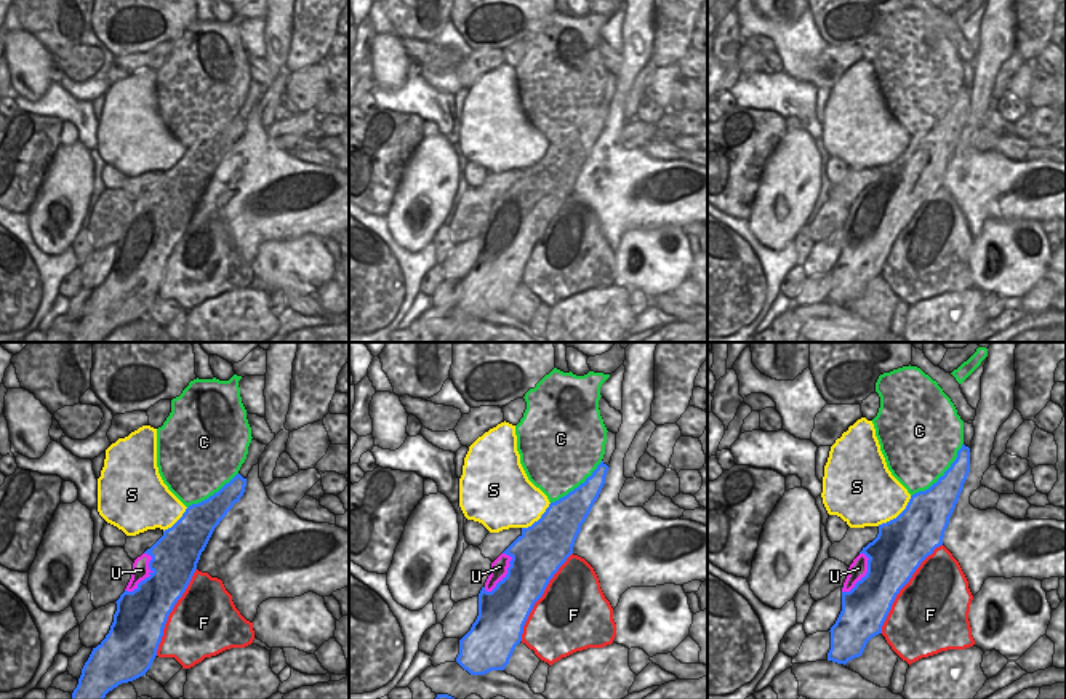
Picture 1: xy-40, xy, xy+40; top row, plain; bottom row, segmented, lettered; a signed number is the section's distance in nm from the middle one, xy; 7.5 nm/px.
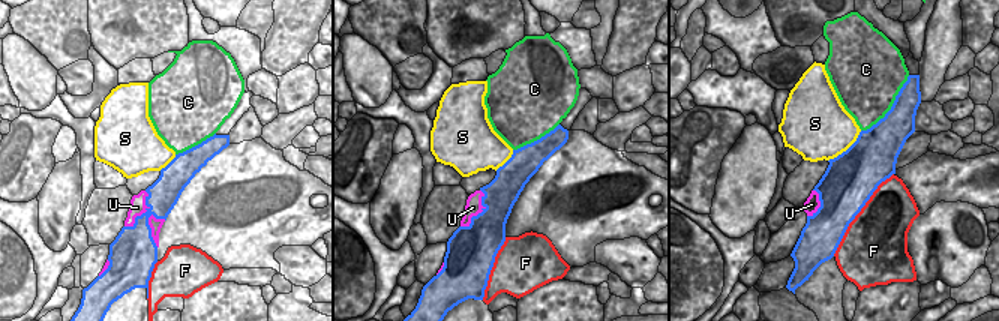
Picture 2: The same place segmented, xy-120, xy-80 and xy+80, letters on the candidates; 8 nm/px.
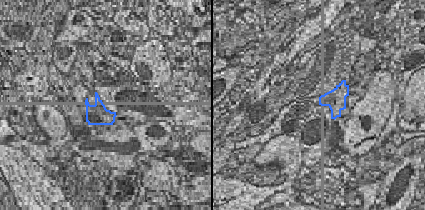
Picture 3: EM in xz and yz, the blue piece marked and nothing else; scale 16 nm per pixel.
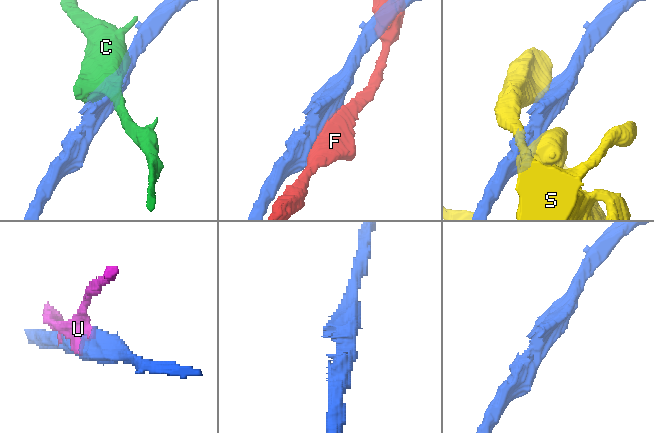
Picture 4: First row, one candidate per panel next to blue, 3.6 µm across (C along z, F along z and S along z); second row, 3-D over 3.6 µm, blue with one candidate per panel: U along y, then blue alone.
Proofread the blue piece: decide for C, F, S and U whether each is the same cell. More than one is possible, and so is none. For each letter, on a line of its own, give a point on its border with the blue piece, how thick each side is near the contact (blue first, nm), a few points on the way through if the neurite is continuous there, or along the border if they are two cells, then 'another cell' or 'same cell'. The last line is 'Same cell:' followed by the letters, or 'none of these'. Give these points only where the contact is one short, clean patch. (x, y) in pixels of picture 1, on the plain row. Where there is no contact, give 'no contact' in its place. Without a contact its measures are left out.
C: contact xy+40 (943, 117); calibres 280 and 480 nm; another cell
F: contact xy+40 (903, 227); calibres 400 and 500 nm; another cell
S: contact xy+40 (898, 157); calibres 400 and 440 nm; another cell
U: contact xy-40 (149, 218); calibres 360 and 120 nm; another cell
Same cell: none of these

